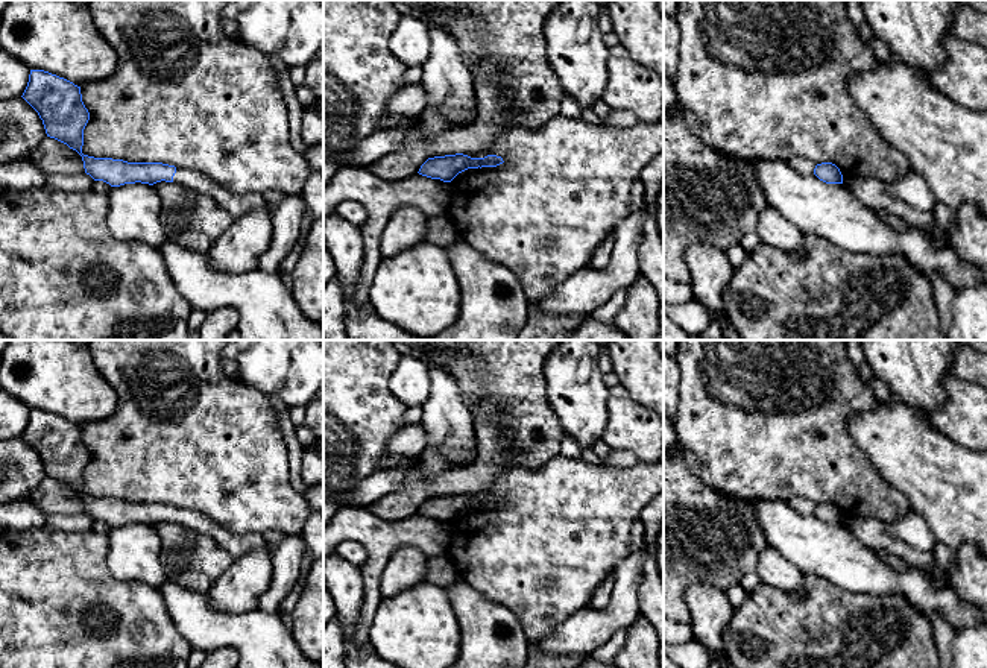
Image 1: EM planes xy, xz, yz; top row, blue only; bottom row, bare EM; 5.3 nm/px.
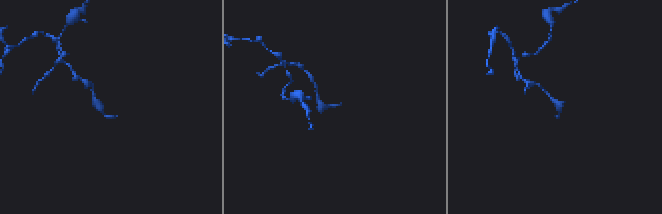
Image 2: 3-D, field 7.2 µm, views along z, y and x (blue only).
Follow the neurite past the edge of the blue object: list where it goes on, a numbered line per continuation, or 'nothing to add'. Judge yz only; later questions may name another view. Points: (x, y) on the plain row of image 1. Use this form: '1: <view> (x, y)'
nothing to add

